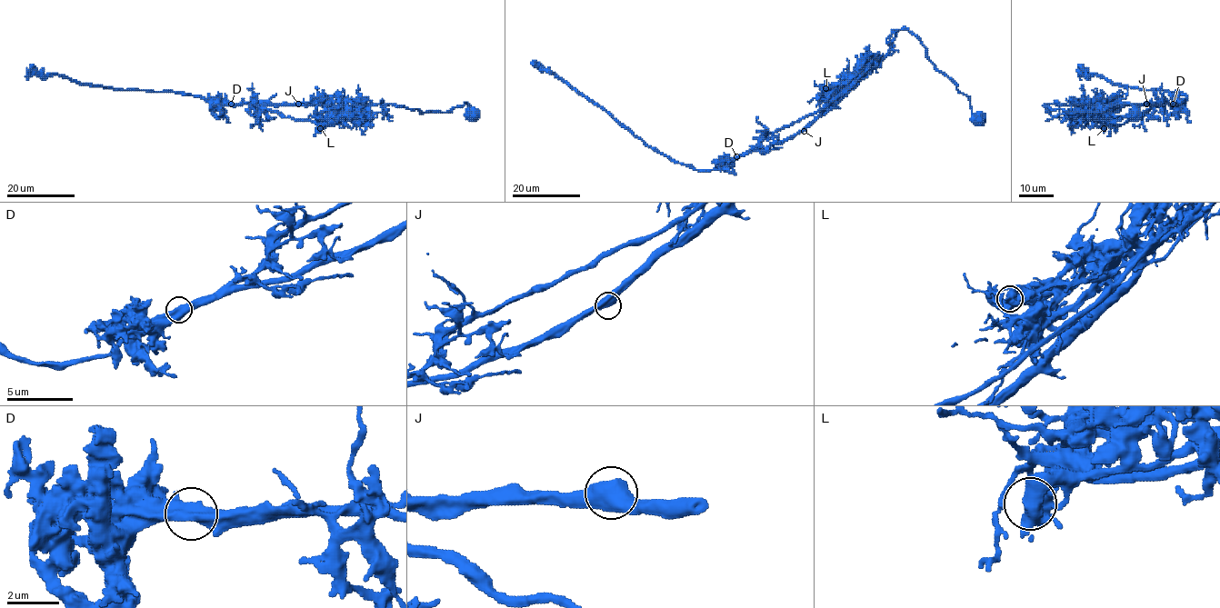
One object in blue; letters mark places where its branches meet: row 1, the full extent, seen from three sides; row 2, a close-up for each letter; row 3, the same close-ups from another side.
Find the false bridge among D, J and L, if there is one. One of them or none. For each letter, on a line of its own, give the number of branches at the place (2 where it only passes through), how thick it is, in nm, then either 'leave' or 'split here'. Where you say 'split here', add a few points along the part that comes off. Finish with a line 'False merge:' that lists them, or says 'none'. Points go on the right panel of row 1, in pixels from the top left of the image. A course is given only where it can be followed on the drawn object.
D: 2 | 600 nm | split here | (1173, 104), (1154, 104), (1124, 124), (1094, 120), (1090, 113), (1105, 109), (1126, 96), (1127, 90), (1124, 89)
J: 2 | 600 nm | leave
L: 2 | 600 nm | leave
False merge: D

